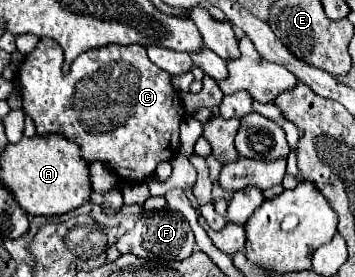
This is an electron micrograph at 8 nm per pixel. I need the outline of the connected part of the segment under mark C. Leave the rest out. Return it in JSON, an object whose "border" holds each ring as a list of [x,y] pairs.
{"border":[[[41,39],[37,43],[37,47],[25,55],[21,67],[17,69],[17,85],[21,85],[21,99],[23,99],[23,111],[27,117],[33,119],[35,123],[35,129],[39,135],[49,135],[49,133],[59,133],[63,135],[65,139],[77,143],[81,147],[81,155],[85,161],[103,161],[103,163],[109,163],[111,169],[123,177],[123,181],[129,181],[129,183],[143,183],[149,179],[149,175],[155,173],[155,167],[161,163],[161,161],[169,161],[181,147],[179,143],[179,123],[183,119],[183,103],[181,99],[177,99],[177,93],[171,85],[171,75],[163,69],[159,69],[149,57],[147,57],[147,51],[143,45],[107,45],[107,47],[99,47],[95,51],[85,51],[83,55],[79,55],[71,65],[69,65],[69,71],[65,73],[63,71],[63,63],[65,63],[65,57],[63,57],[63,49],[59,47],[59,43],[55,43],[53,39]]]}

